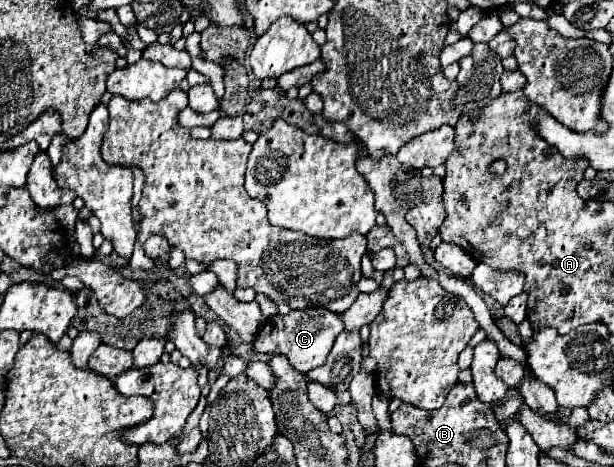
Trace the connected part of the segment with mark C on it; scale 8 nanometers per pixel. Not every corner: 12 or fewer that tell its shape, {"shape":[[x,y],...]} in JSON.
{"shape":[[293,309],[263,323],[257,353],[285,355],[299,373],[325,363],[341,317]]}

